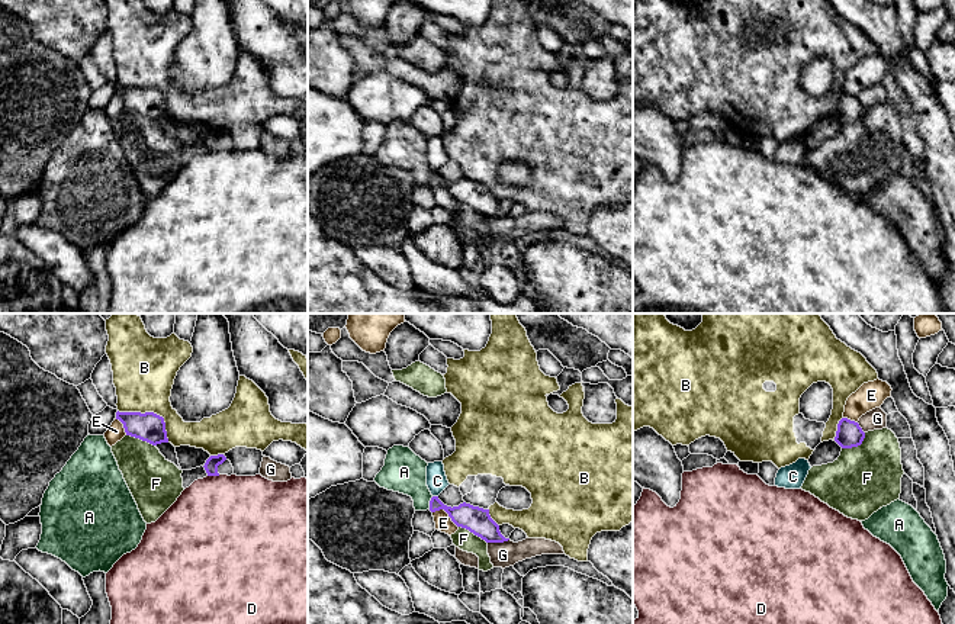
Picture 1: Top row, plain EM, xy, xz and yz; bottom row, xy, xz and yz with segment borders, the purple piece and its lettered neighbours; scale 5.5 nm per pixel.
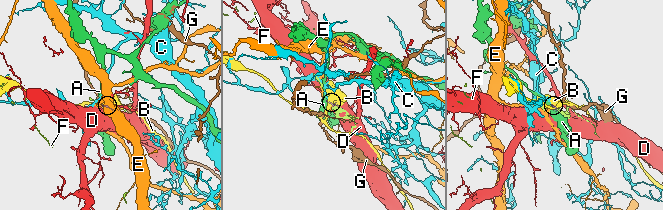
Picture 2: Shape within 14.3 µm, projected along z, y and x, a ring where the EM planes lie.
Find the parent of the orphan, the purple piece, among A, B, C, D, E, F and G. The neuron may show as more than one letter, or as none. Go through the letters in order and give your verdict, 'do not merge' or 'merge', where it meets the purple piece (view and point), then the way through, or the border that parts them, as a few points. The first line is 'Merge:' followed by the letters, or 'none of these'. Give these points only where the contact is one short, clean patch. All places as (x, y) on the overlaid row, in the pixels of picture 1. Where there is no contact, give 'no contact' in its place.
Merge: none of these
A: do not merge | xz (430, 502) | along xz (433, 497), (428, 508)
B: do not merge | xy (153, 412)
C: do not merge | xz (436, 497) | along xz (433, 495), (437, 497)
D: do not merge | xy (214, 475)
E: do not merge | xz (447, 512) | along xz (433, 511), (443, 510), (457, 527)
F: do not merge | yz (857, 446)
G: do not merge | xz (498, 542) | along xz (508, 539), (499, 543), (488, 543)

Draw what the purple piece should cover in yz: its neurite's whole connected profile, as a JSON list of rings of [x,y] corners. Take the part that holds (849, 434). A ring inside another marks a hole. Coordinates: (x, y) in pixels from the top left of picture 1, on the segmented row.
[[[842,418],[839,421],[835,441],[842,448],[858,447],[862,444],[864,438],[865,432],[862,431],[858,422],[851,421],[848,418]]]

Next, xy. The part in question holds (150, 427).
[[[116,412],[126,435],[139,438],[152,446],[168,443],[164,418],[154,412]]]

